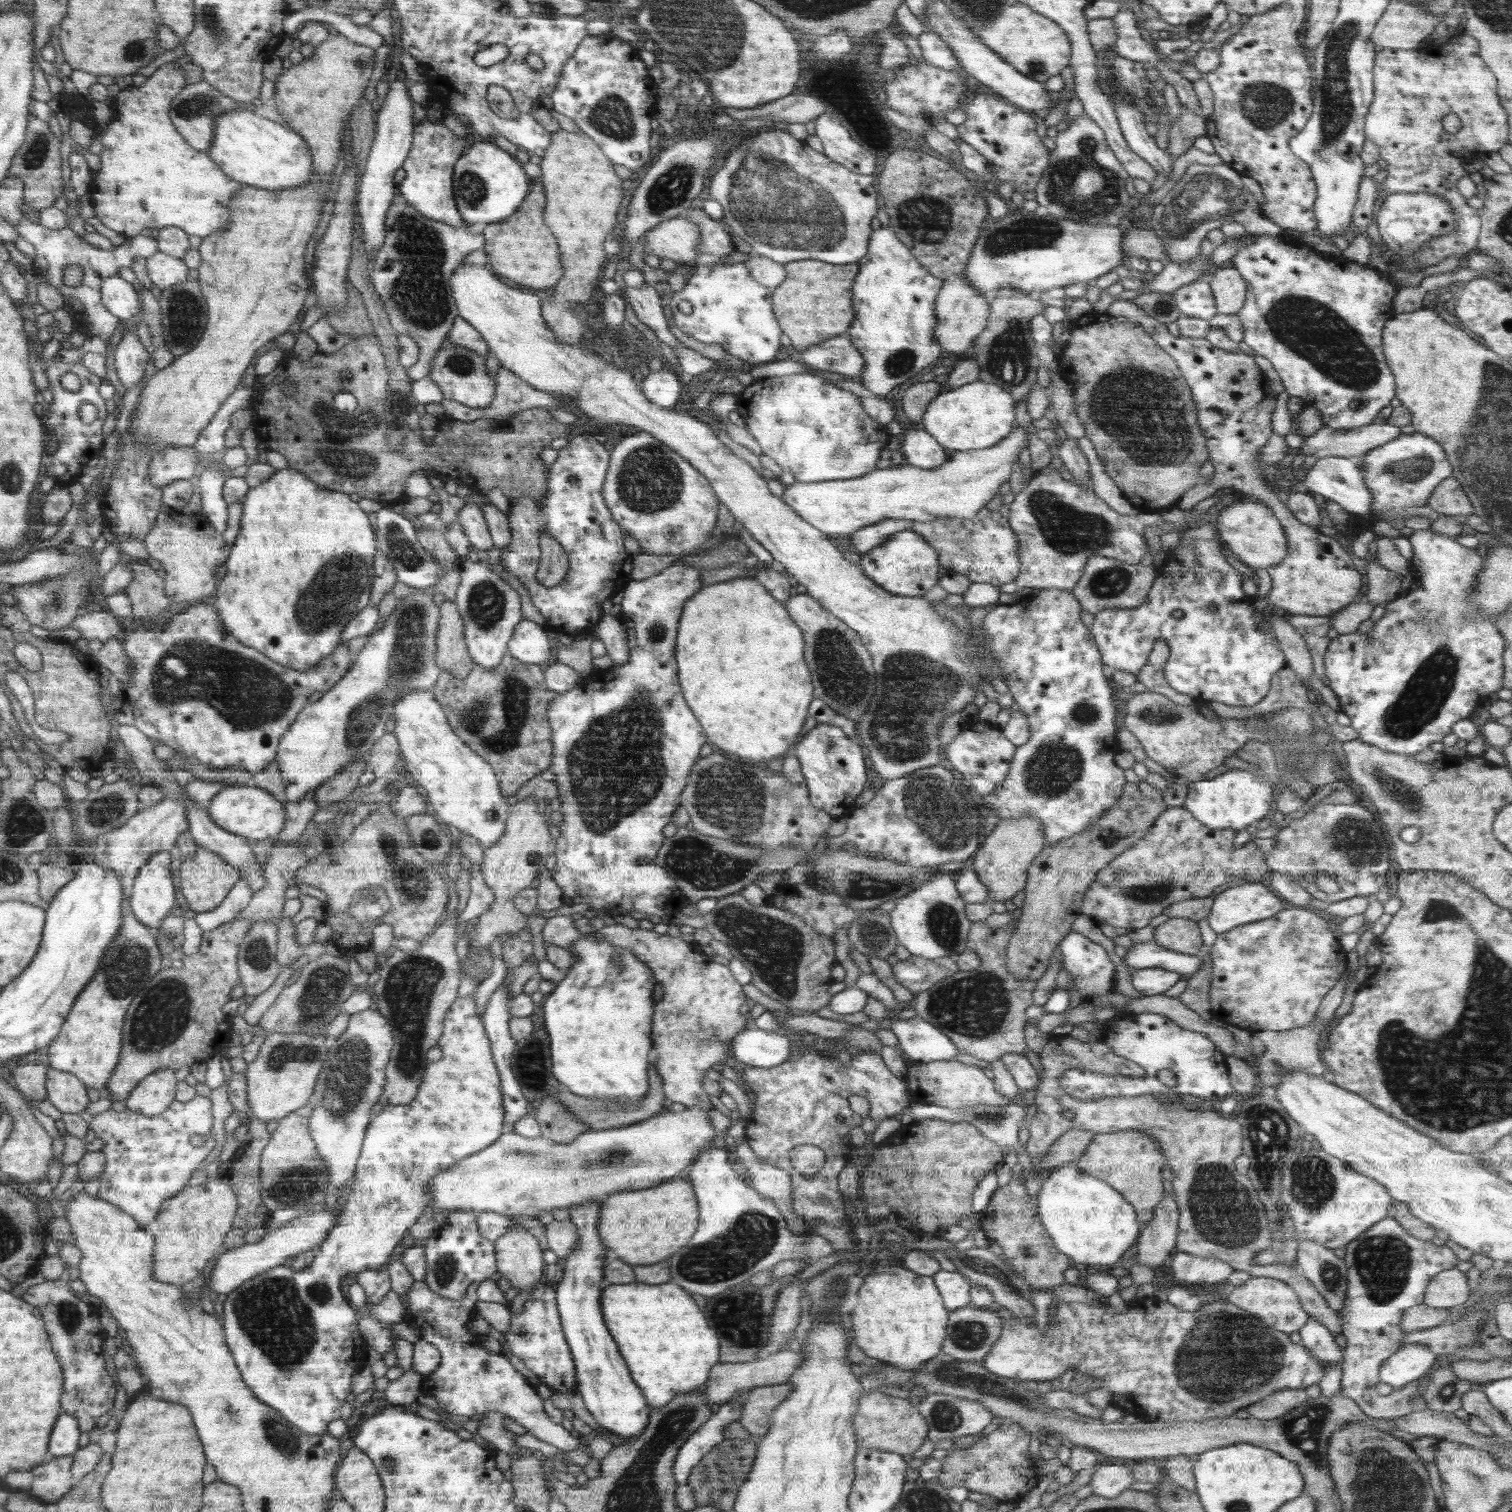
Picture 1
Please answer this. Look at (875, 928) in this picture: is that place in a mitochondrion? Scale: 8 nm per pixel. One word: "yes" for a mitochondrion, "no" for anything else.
yes

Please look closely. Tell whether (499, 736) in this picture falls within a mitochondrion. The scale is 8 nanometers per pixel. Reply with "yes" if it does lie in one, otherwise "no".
yes

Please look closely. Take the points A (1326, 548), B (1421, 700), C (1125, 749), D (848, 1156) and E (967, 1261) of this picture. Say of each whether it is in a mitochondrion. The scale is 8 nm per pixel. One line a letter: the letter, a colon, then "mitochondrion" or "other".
A: other
B: mitochondrion
C: other
D: other
E: other

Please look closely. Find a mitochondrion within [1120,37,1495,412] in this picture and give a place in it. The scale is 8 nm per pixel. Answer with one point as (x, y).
(1316, 333)

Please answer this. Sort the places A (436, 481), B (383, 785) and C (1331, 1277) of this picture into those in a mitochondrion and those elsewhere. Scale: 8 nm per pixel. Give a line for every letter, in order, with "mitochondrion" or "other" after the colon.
A: other
B: other
C: mitochondrion

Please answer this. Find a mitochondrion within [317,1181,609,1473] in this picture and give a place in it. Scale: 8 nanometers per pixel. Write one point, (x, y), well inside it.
(445, 1268)

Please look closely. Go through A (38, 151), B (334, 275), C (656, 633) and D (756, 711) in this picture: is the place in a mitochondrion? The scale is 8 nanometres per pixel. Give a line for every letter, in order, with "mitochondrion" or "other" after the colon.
A: mitochondrion
B: other
C: mitochondrion
D: other

